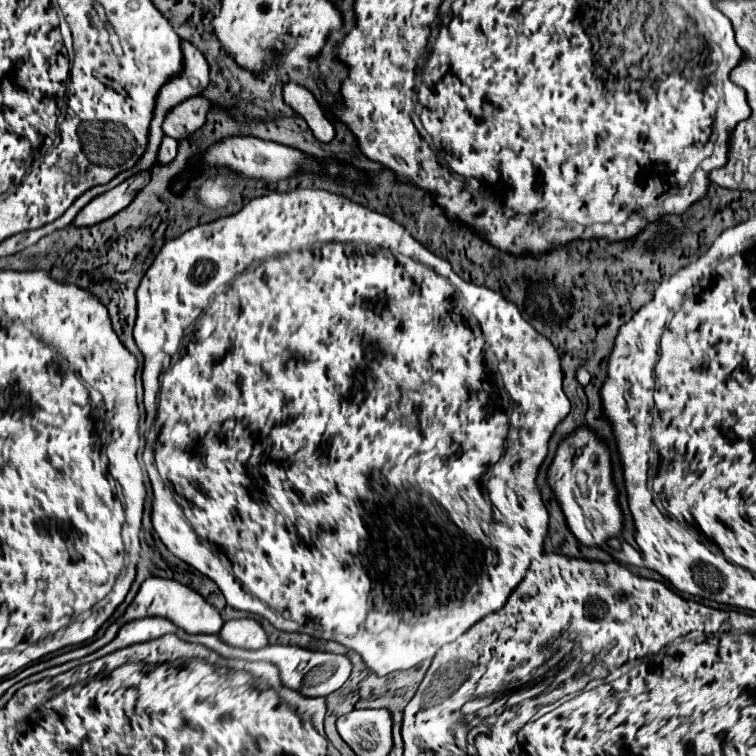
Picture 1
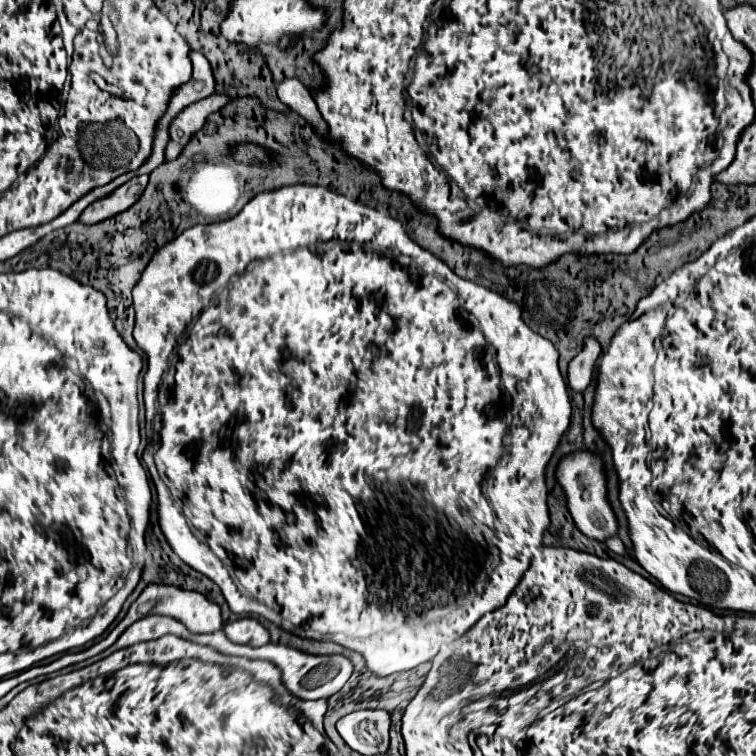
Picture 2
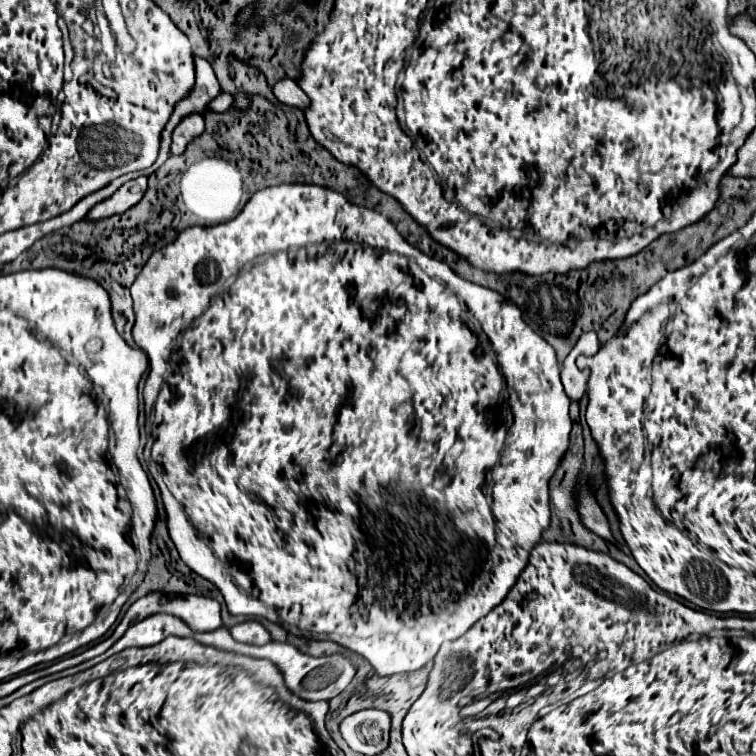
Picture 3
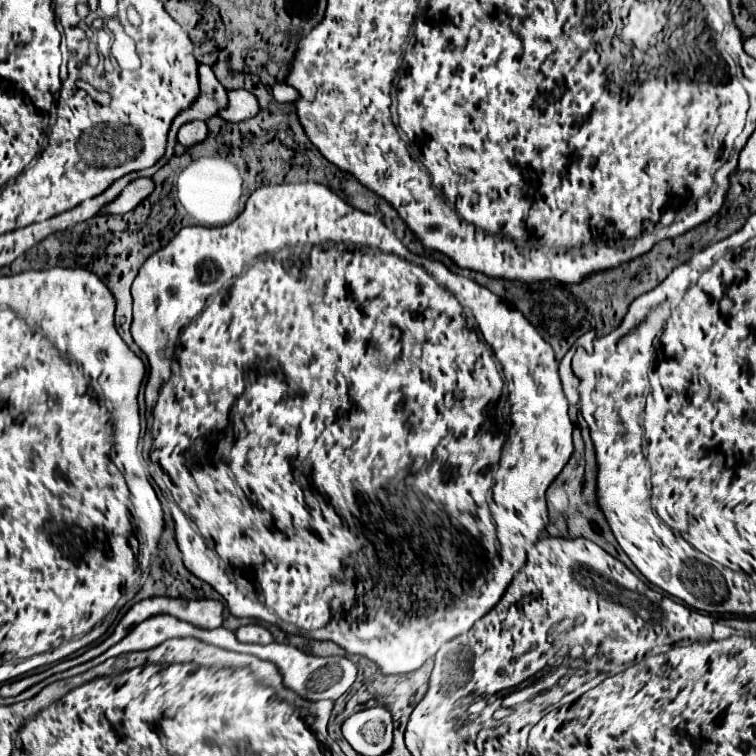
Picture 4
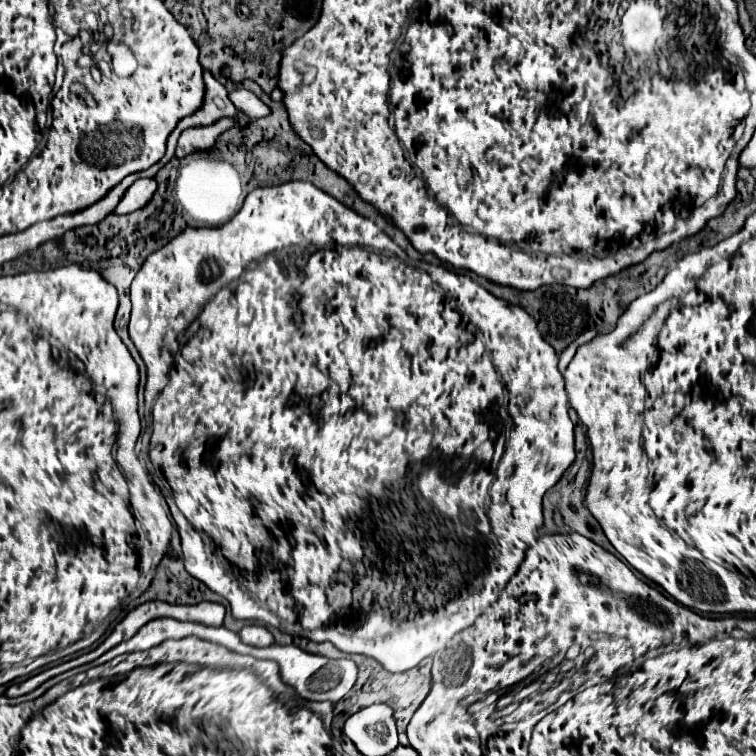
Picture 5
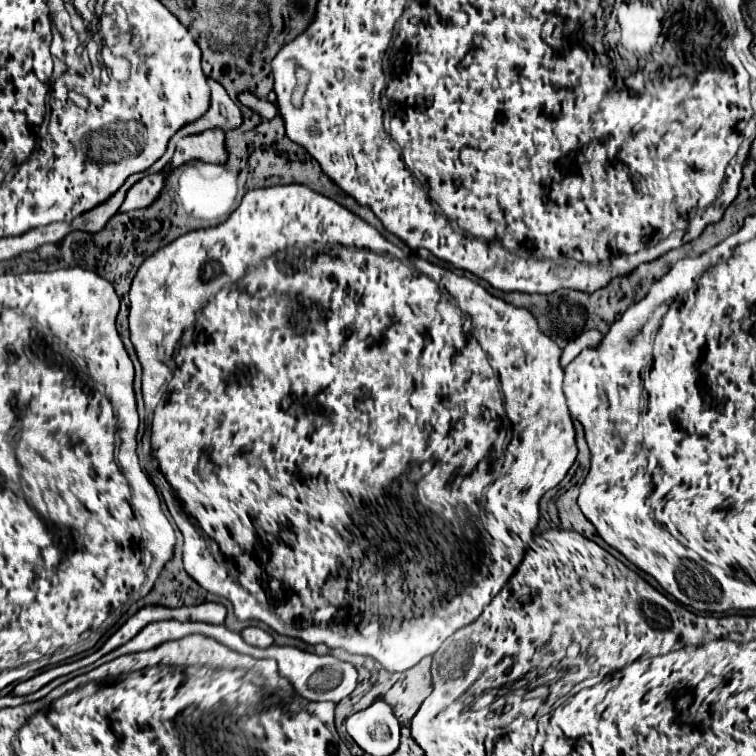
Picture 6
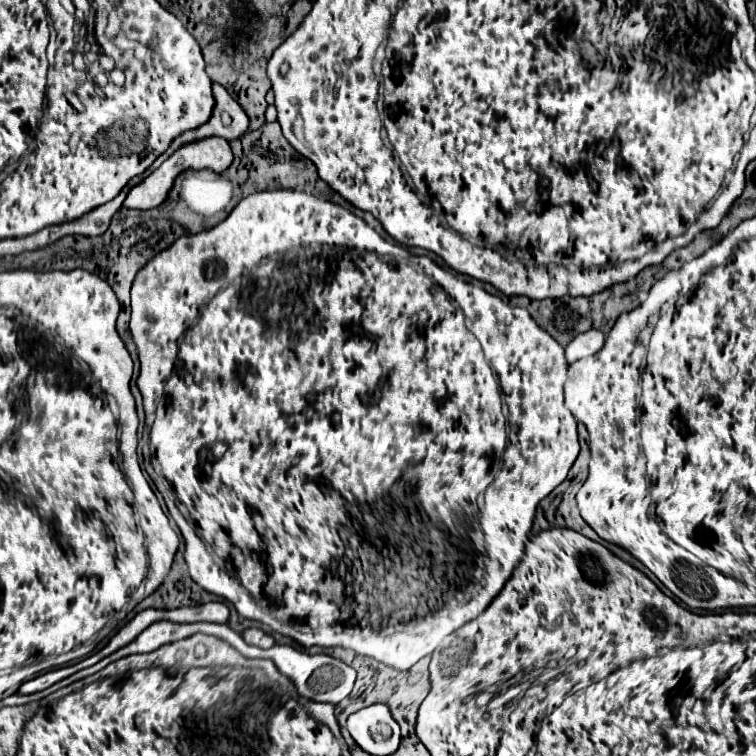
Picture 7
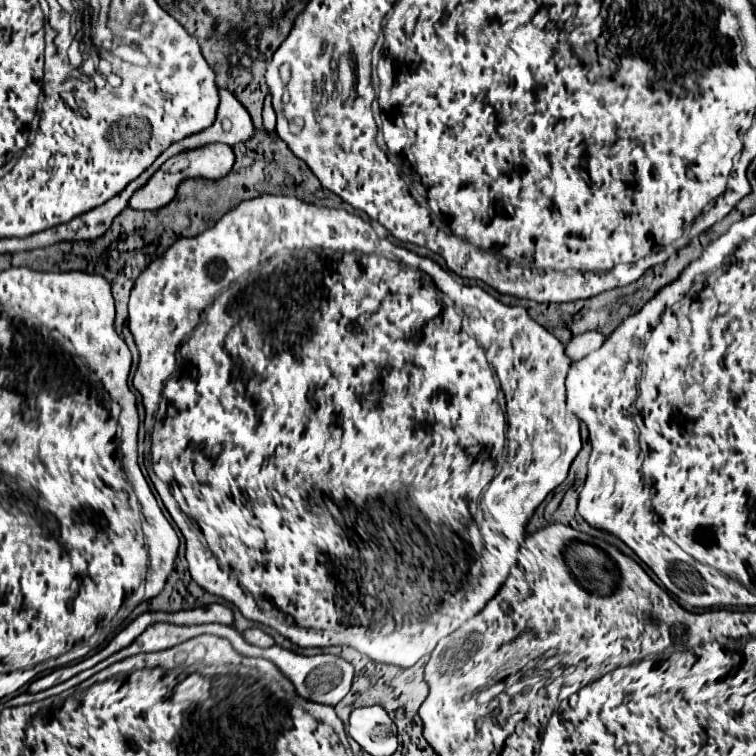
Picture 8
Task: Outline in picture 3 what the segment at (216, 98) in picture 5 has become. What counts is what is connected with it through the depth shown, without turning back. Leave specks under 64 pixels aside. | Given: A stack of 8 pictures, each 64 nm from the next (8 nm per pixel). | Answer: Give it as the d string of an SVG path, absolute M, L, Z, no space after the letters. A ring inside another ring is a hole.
M194 58L194 64L196 64L196 86L190 92L188 100L182 100L180 104L176 104L176 108L174 108L174 112L172 112L166 128L164 128L164 136L162 136L162 144L160 144L160 156L154 164L154 168L160 168L168 160L170 144L172 144L172 132L180 124L180 120L186 118L188 114L206 114L208 104L222 92L210 62L206 62L204 58Z

